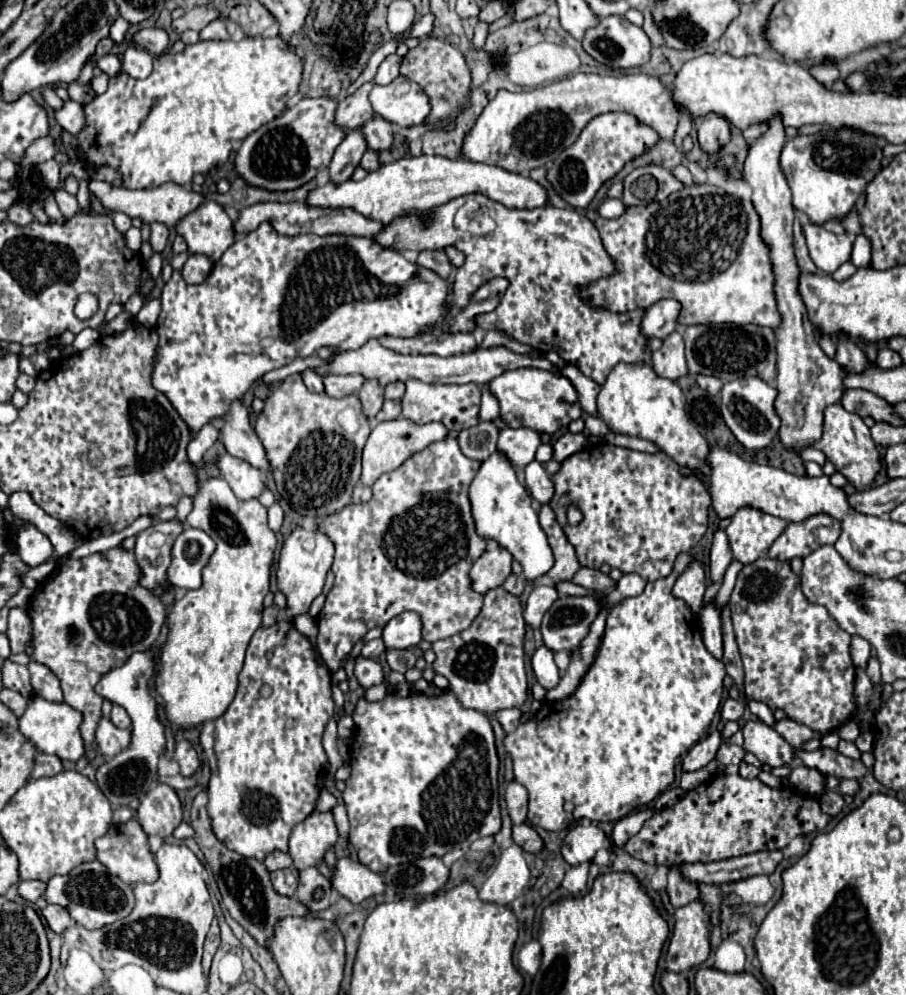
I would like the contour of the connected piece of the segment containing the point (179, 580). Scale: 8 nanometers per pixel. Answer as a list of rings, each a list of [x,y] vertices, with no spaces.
[[[186,527],[172,547],[172,565],[168,569],[170,583],[182,589],[198,589],[202,585],[200,571],[214,549],[216,543],[204,531]]]

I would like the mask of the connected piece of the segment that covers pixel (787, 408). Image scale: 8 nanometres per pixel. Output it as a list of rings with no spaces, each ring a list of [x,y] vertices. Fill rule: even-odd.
[[[772,117],[768,121],[768,129],[750,145],[748,157],[744,161],[744,179],[752,187],[752,203],[762,221],[762,237],[770,245],[772,265],[776,273],[776,299],[778,311],[782,315],[782,325],[778,329],[778,399],[776,411],[780,413],[782,427],[780,427],[780,441],[788,447],[798,451],[800,447],[808,447],[820,439],[822,433],[822,413],[828,405],[840,403],[846,385],[844,377],[846,371],[834,361],[824,355],[818,347],[814,327],[806,317],[804,303],[800,301],[796,281],[800,269],[794,259],[792,249],[792,221],[794,221],[794,207],[792,207],[792,193],[788,181],[780,167],[780,153],[786,143],[786,127],[782,117]],[[798,403],[804,409],[804,417],[798,417]]]

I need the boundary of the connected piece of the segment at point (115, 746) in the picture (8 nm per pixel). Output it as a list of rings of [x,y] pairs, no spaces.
[[[102,717],[96,729],[96,743],[98,751],[104,757],[114,757],[120,753],[120,749],[126,749],[130,741],[130,731],[128,729],[118,729],[108,717]]]

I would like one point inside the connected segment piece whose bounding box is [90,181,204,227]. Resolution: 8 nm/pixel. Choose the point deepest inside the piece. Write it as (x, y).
(167, 203)

